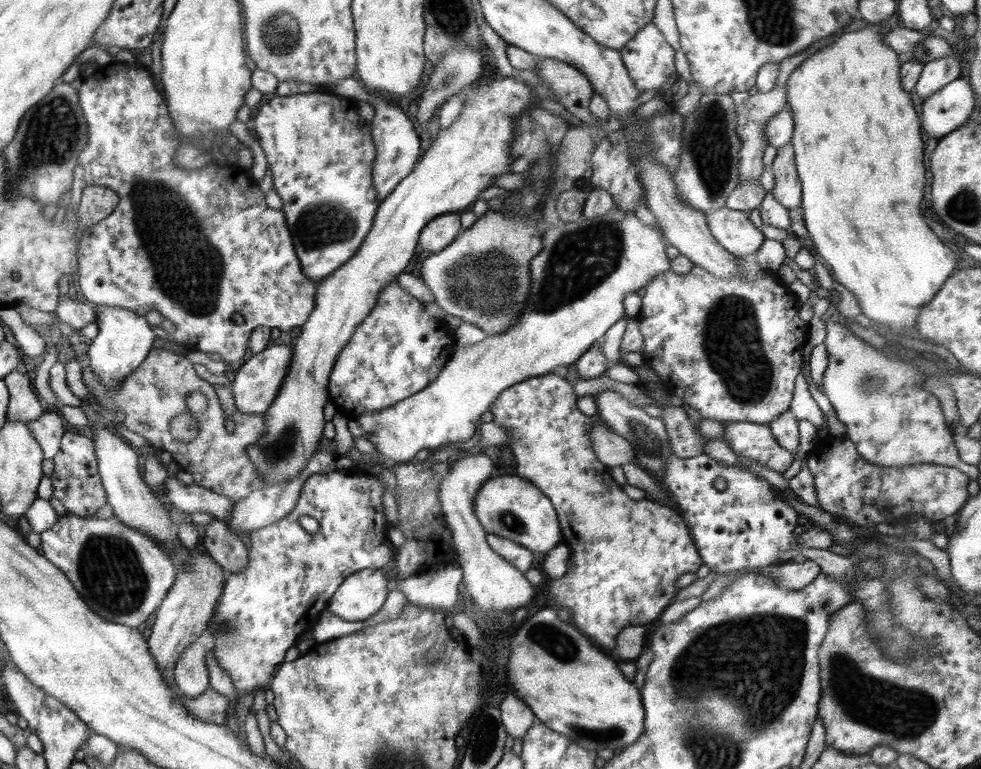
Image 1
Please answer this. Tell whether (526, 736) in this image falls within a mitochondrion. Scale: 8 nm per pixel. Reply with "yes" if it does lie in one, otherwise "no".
no

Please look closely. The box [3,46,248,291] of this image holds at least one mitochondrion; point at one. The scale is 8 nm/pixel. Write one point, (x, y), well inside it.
(50, 132)

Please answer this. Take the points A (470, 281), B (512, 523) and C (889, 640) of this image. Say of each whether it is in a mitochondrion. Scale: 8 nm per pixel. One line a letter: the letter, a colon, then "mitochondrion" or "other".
A: mitochondrion
B: mitochondrion
C: mitochondrion

